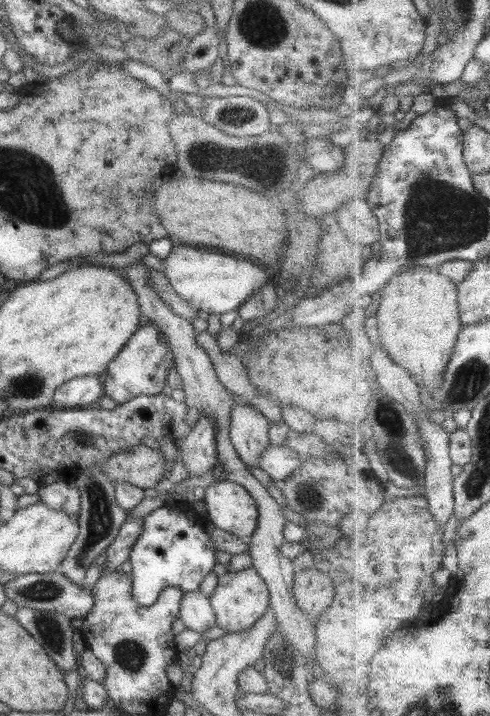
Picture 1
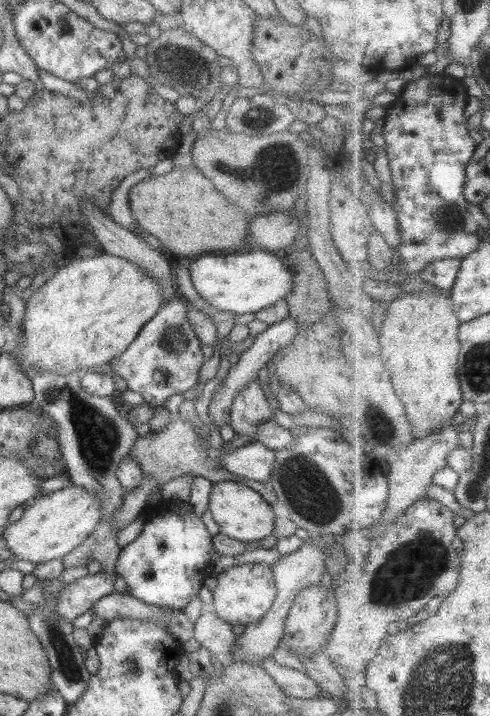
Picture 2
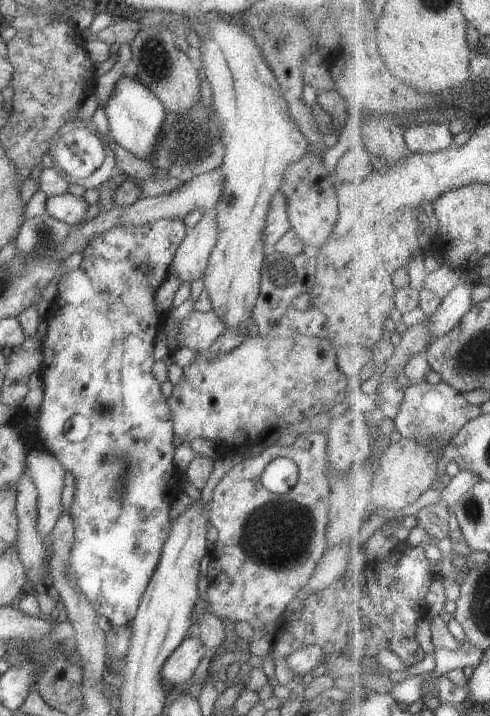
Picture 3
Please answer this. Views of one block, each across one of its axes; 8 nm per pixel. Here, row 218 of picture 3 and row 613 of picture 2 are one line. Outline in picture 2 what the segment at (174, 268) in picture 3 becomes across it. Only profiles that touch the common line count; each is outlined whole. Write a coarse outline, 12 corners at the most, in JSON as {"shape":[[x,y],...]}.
{"shape":[[211,608],[193,623],[193,638],[224,661],[237,638]]}

